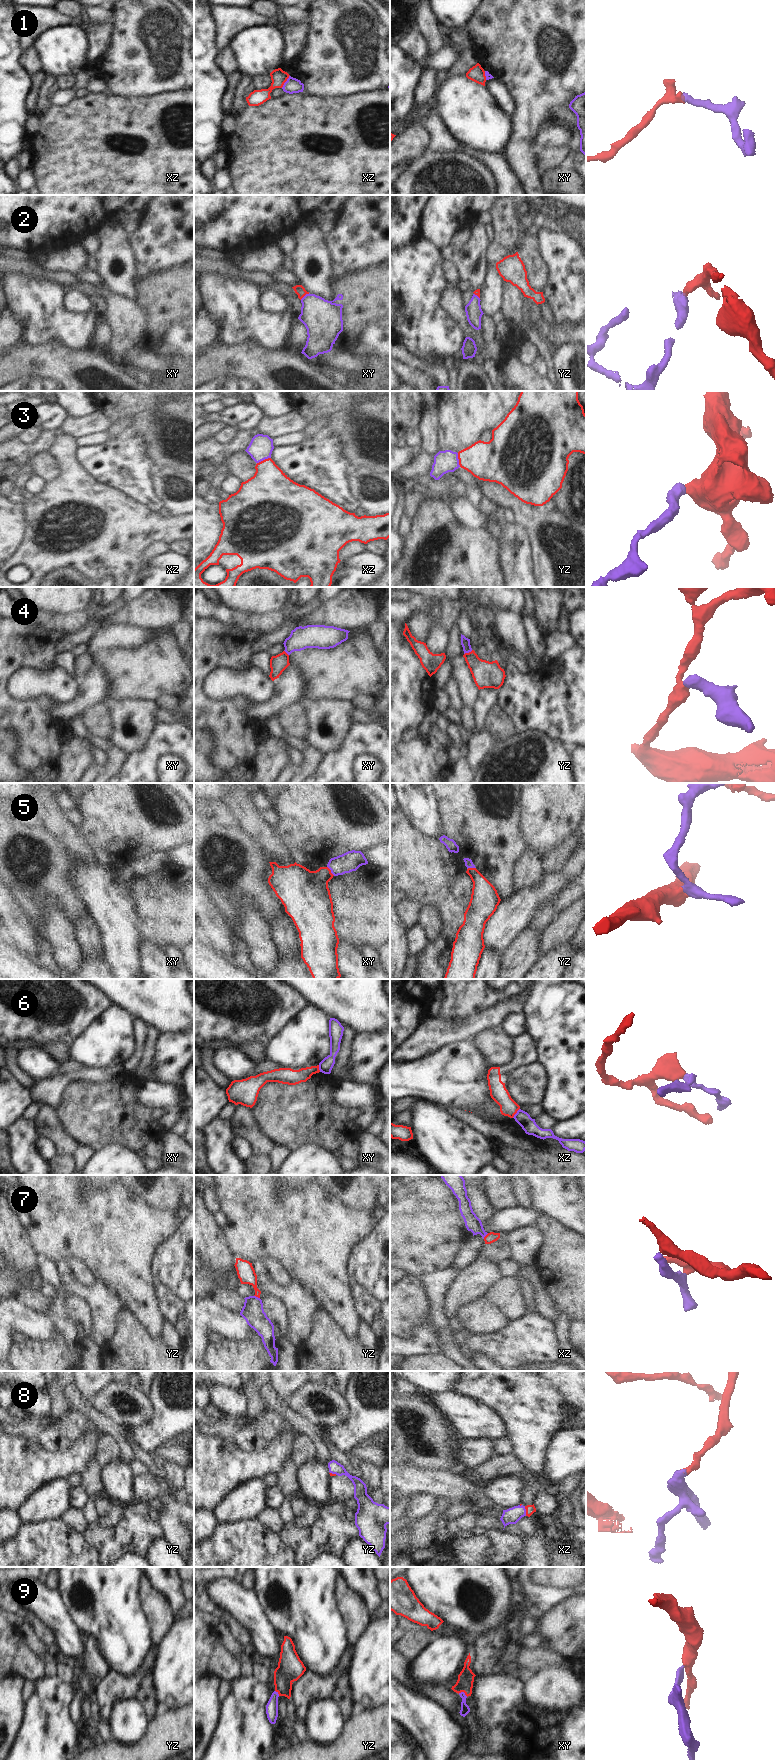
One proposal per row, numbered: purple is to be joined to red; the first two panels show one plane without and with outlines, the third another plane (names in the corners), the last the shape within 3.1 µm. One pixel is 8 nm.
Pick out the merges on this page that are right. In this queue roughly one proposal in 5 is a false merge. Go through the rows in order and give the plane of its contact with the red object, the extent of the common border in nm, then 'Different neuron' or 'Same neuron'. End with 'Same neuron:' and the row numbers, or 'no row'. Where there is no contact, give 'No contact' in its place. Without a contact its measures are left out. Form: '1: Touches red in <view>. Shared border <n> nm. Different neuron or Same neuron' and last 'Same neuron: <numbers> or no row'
1: Touches red in xz. Shared border 120 nm. Same neuron
2: Touches red in xy. Shared border 90 nm. Same neuron
3: Touches red in xz. Shared border 120 nm. Same neuron
4: Touches red in yz. Shared border 80 nm. Different neuron
5: Touches red in xy. Shared border 100 nm. Same neuron
6: Touches red in xz. Shared border 100 nm. Different neuron
7: Touches red in yz. Shared border 50 nm. Same neuron
8: Touches red in xz. Shared border 80 nm. Same neuron
9: Touches red in xy. Shared border 80 nm. Same neuron
Same neuron: 1, 2, 3, 5, 7, 8, 9

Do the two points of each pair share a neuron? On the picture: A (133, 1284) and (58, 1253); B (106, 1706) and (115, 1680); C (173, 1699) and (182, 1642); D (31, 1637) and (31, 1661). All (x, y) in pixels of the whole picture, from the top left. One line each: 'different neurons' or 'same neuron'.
A: same neuron
B: same neuron
C: same neuron
D: different neurons

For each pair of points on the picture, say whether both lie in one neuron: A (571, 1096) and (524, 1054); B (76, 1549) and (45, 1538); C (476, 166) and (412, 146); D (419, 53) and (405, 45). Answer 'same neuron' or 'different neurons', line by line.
A: different neurons
B: same neuron
C: different neurons
D: same neuron

